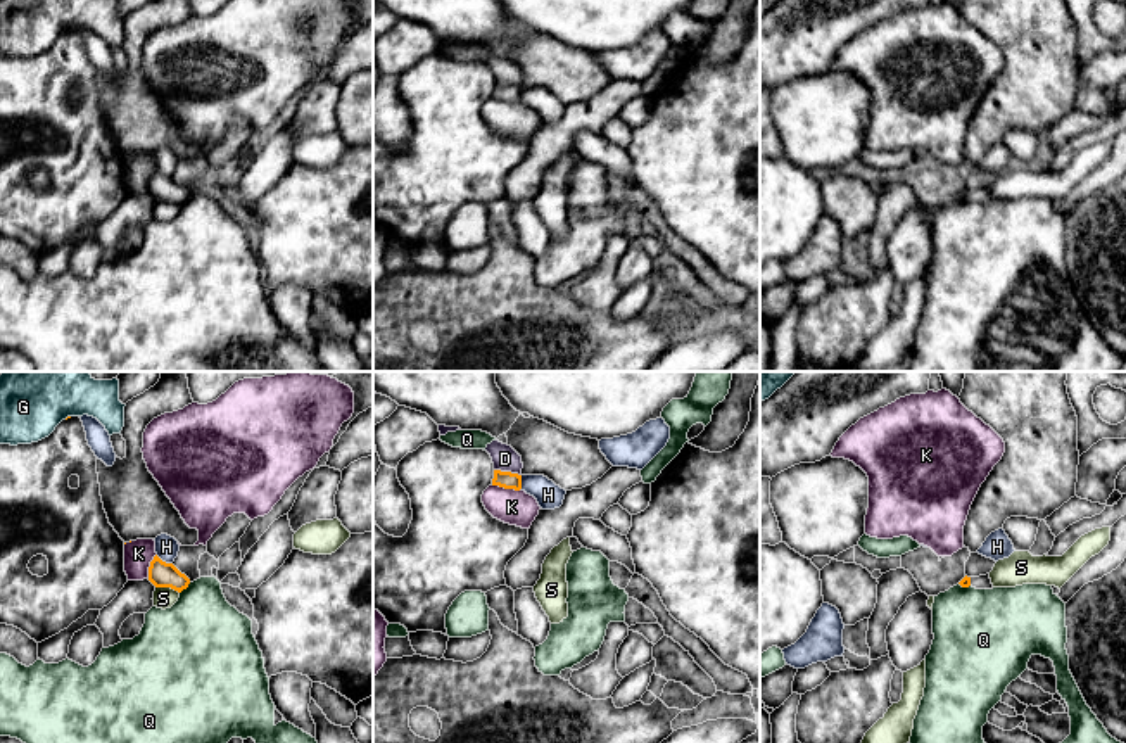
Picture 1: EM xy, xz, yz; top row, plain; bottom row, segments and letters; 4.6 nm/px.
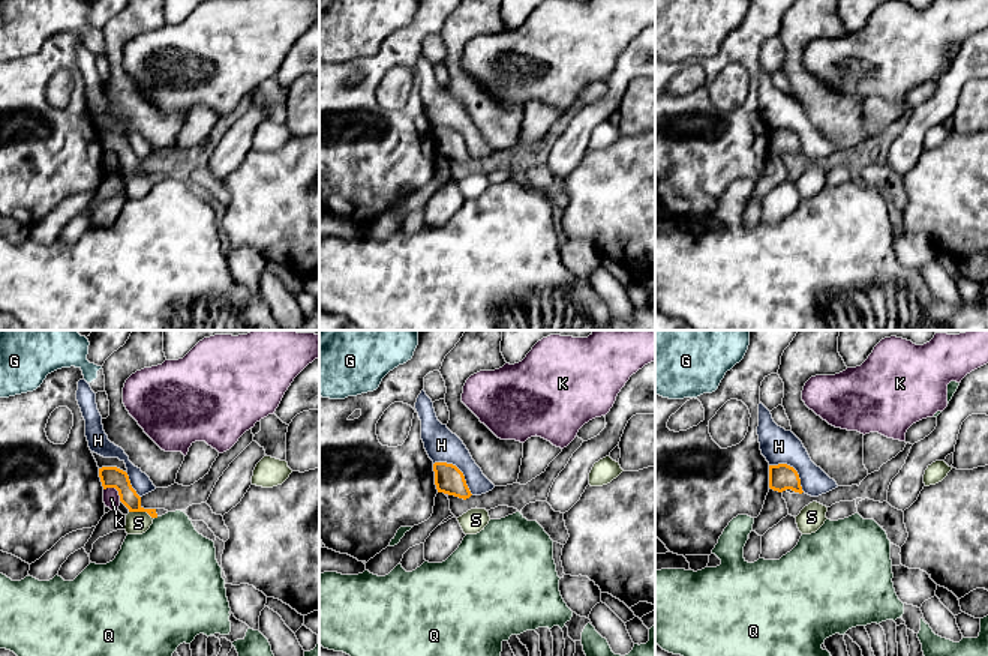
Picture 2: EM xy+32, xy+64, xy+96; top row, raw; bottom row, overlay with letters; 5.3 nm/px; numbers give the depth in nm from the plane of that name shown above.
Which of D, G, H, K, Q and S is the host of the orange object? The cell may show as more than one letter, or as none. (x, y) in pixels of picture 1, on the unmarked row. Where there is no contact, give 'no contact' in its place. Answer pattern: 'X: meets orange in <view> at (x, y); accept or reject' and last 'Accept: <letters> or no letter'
D: meets orange in xz at (508, 85); reject
G: meets orange in xy at (68, 30); reject
H: meets orange in xy at (164, 175); reject
K: meets orange in xz at (506, 101); reject
Q: meets orange in xy at (185, 201); reject
S: meets orange in xy at (168, 199); reject
Accept: no letter

